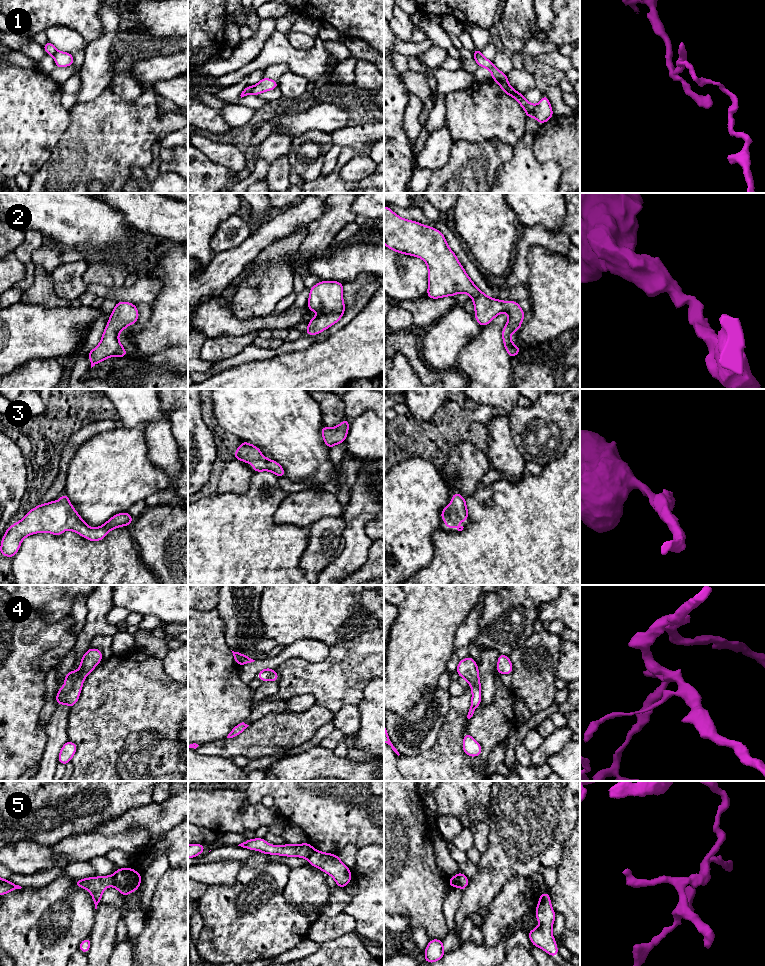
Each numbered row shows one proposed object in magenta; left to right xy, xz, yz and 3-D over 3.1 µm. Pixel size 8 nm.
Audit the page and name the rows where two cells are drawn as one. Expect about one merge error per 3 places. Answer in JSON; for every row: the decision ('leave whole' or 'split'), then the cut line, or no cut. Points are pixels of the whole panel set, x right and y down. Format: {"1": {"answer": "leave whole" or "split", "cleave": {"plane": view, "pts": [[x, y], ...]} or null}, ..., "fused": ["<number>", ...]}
{"1": {"answer": "split", "cleave": {"plane": "xz", "pts": [[252, 87], [250, 93]]}}, "2": {"answer": "leave whole", "cleave": null}, "3": {"answer": "leave whole", "cleave": null}, "4": {"answer": "leave whole", "cleave": null}, "5": {"answer": "split", "cleave": {"plane": "xy", "pts": [[112, 875], [113, 885]]}}, "fused": ["1", "5"]}

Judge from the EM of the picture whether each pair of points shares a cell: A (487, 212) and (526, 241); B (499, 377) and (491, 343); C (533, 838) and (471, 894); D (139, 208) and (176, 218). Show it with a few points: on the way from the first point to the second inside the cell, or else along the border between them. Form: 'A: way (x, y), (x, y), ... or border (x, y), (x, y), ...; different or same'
A: border (517, 240), (514, 247); different
B: way (491, 369), (491, 351); same
C: way (518, 849), (486, 881); same
D: way (148, 212), (167, 218); same

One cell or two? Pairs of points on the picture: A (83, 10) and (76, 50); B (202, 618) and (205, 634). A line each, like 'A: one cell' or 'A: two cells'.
A: two cells
B: one cell

